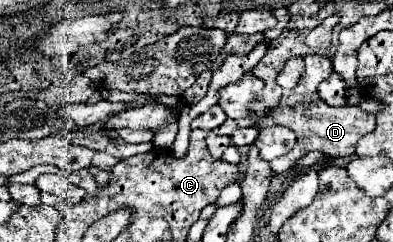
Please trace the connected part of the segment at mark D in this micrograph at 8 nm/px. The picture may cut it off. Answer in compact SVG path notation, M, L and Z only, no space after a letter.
M306 56L304 62L306 62L306 70L300 78L300 84L296 88L283 92L280 100L281 104L278 105L278 108L272 110L272 114L268 114L268 116L254 116L258 120L258 124L280 124L280 126L292 128L298 134L298 140L296 140L292 152L270 162L270 168L276 174L286 172L304 152L310 152L310 150L320 150L324 154L332 154L332 156L340 156L340 158L352 156L354 148L356 148L356 142L362 136L374 132L374 128L376 128L374 114L364 112L358 106L332 108L326 102L322 102L322 98L318 98L318 92L316 92L318 84L324 78L328 78L328 74L332 72L330 58Z

